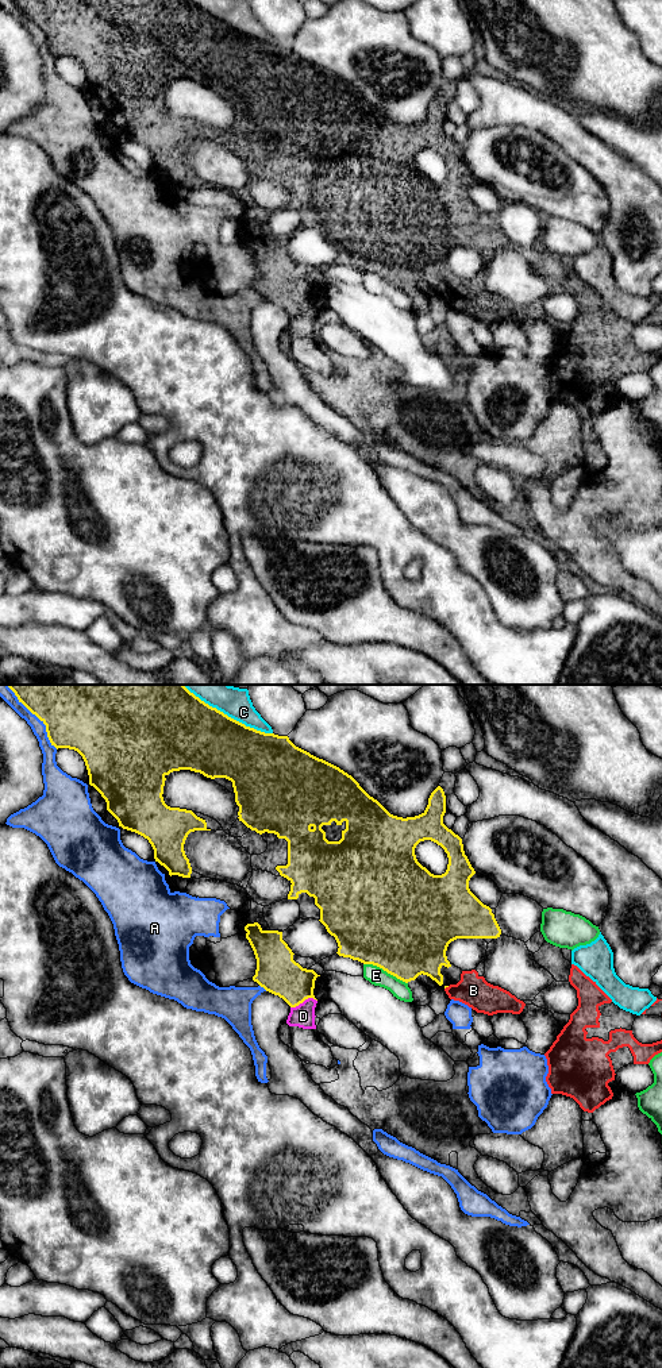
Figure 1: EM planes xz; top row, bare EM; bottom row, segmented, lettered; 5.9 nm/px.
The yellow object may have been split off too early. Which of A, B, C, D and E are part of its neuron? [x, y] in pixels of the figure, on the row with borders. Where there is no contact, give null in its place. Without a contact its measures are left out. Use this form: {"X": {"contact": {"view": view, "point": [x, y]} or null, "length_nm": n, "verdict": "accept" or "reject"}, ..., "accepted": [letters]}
{"A": {"contact": {"view": "xz", "point": [37, 716]}, "length_nm": 480, "verdict": "reject"}, "B": {"contact": {"view": "xz", "point": [446, 986]}, "length_nm": 40, "verdict": "accept"}, "C": {"contact": {"view": "xz", "point": [226, 715]}, "length_nm": 600, "verdict": "reject"}, "D": {"contact": {"view": "xz", "point": [303, 1001]}, "length_nm": 170, "verdict": "reject"}, "E": {"contact": {"view": "xz", "point": [385, 970]}, "length_nm": 300, "verdict": "reject"}, "accepted": ["B"]}

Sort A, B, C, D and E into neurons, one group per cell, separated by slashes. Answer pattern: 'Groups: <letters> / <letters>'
Groups: A D / B / C / E

